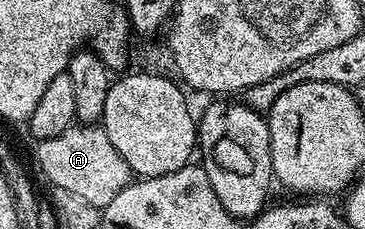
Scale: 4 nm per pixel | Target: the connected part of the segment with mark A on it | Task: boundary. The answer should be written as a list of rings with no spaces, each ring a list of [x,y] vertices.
[[[76,123],[62,129],[56,137],[46,137],[34,147],[35,161],[40,171],[52,181],[52,186],[56,190],[72,192],[90,205],[102,207],[113,203],[113,198],[121,195],[123,188],[133,180],[129,163],[121,159],[117,147],[109,143],[109,135],[105,135],[98,124]]]

